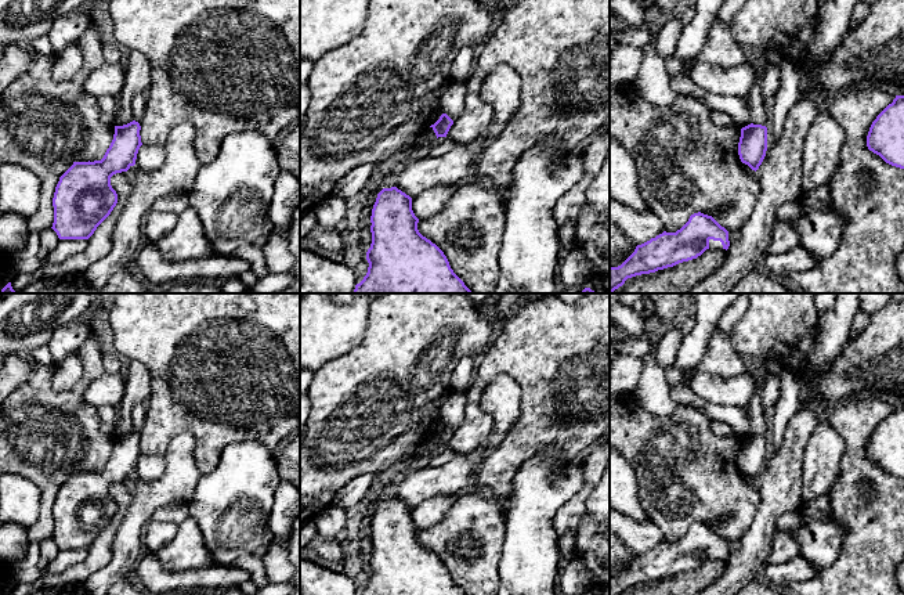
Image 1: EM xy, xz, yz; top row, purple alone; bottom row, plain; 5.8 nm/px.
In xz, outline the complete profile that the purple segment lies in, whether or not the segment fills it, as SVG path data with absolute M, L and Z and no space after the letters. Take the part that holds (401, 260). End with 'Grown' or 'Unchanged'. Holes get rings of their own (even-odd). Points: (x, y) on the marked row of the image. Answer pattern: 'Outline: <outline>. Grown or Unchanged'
Outline: M397 187L383 188L373 205L370 223L369 267L354 293L473 293L453 273L444 252L419 232L419 219L409 195Z. Unchanged

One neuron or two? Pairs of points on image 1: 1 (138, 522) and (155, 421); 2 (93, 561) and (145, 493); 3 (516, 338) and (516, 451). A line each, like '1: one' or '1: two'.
1: two
2: two
3: one

